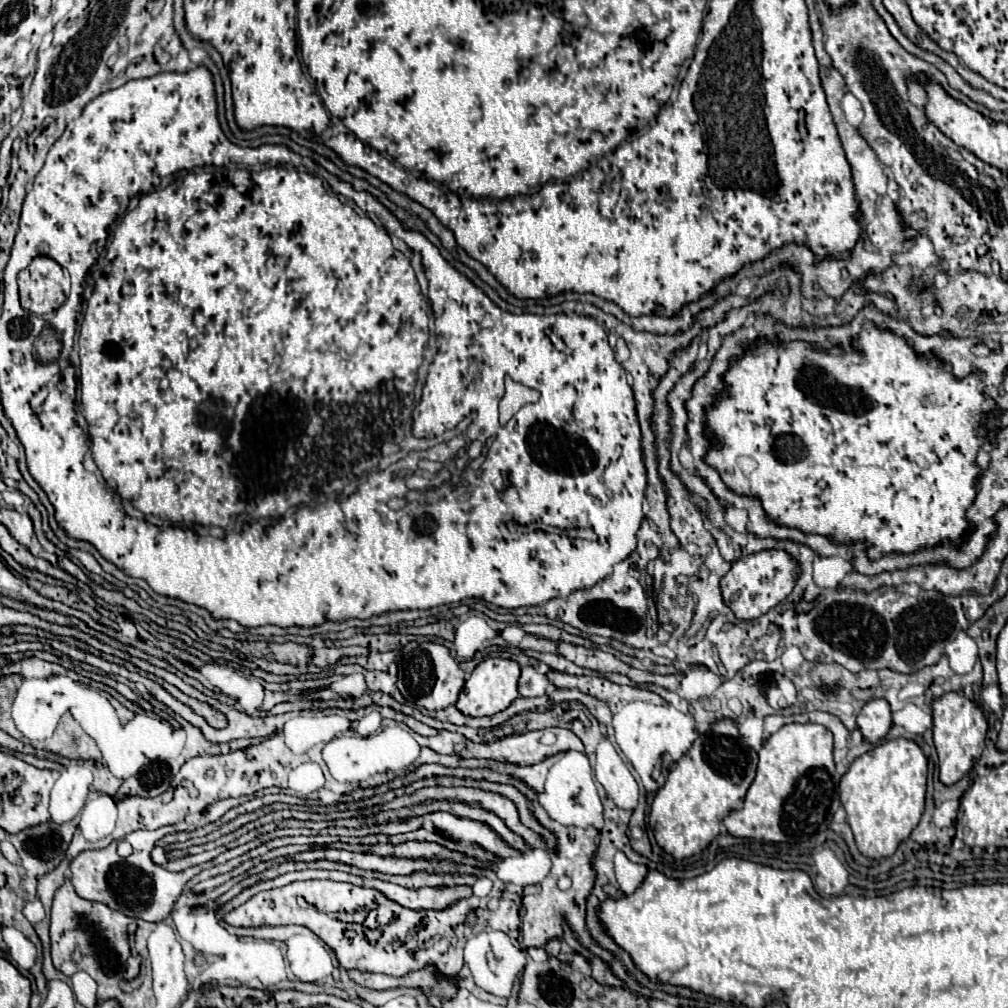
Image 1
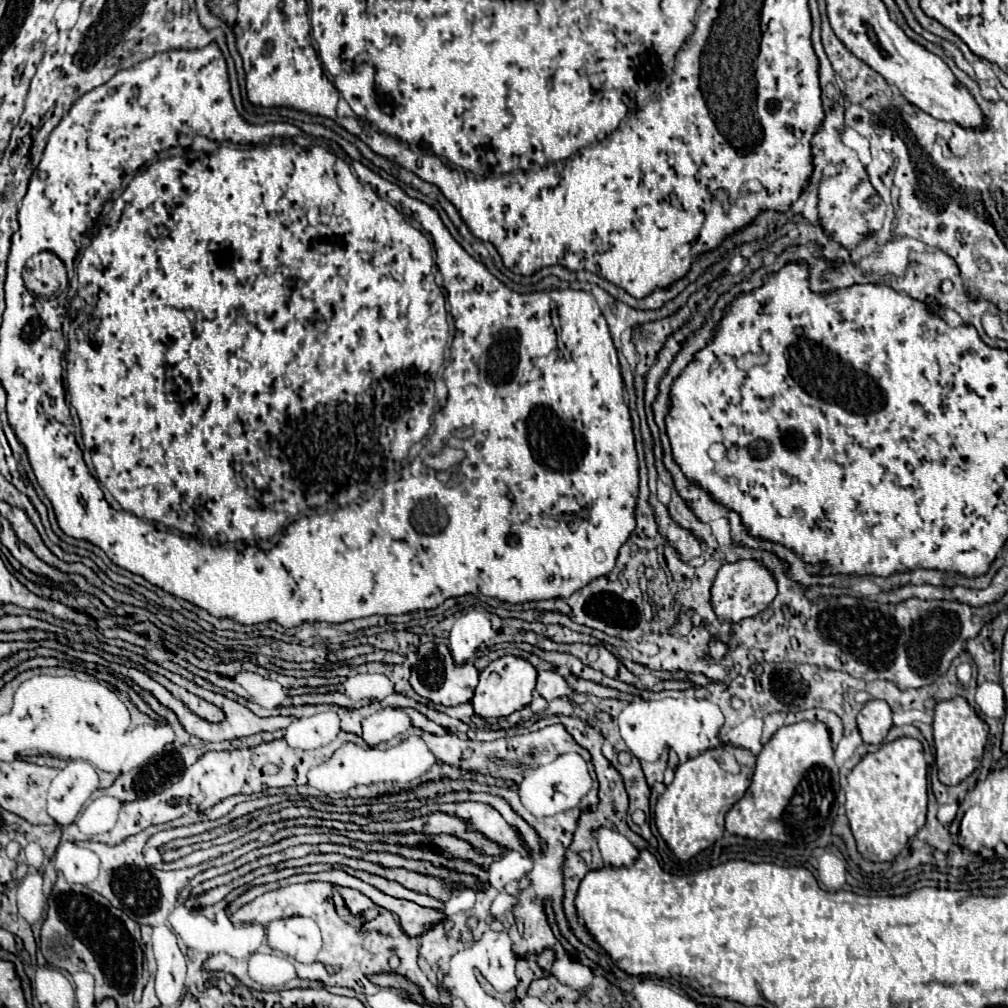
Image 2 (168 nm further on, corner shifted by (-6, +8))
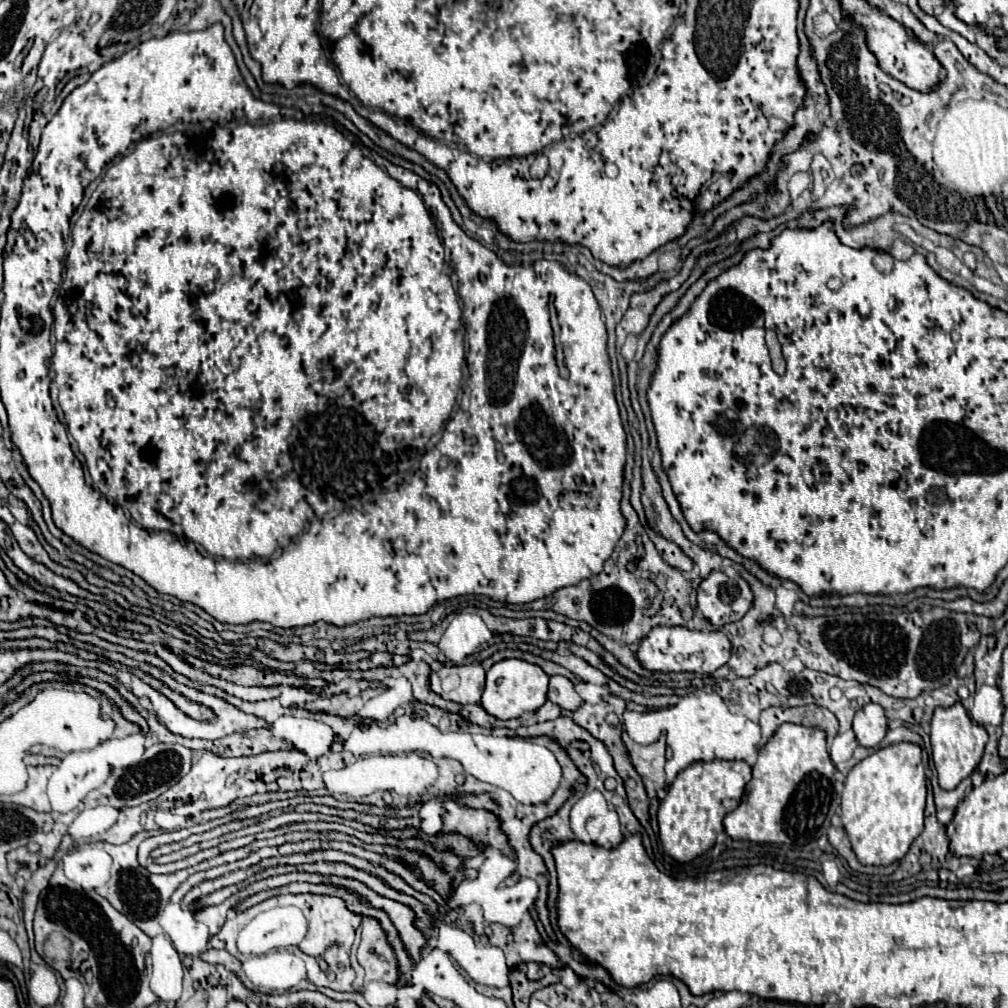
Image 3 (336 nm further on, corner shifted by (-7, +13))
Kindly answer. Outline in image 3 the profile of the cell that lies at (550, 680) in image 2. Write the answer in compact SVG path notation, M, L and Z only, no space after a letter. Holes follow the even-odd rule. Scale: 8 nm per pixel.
M553 675L549 679L547 697L549 697L549 701L557 703L561 709L569 709L569 711L577 709L583 703L581 697L577 695L577 691L573 689L573 683L563 675Z

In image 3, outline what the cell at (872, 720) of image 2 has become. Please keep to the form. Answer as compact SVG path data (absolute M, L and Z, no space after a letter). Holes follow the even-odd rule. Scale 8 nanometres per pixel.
M867 703L861 707L853 719L853 731L859 745L877 747L887 733L887 717L883 707L877 703Z

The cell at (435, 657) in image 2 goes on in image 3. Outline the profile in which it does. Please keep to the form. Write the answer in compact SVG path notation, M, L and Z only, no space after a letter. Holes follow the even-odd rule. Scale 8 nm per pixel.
M479 663L469 665L441 665L441 669L431 671L431 691L441 695L447 701L455 701L461 705L479 703L483 685L485 685L485 669Z

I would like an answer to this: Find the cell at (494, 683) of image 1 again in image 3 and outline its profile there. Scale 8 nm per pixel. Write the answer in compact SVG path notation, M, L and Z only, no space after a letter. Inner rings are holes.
M503 659L487 671L481 707L497 719L521 717L527 711L537 711L547 701L547 683L549 677L541 667L531 665L523 659Z

